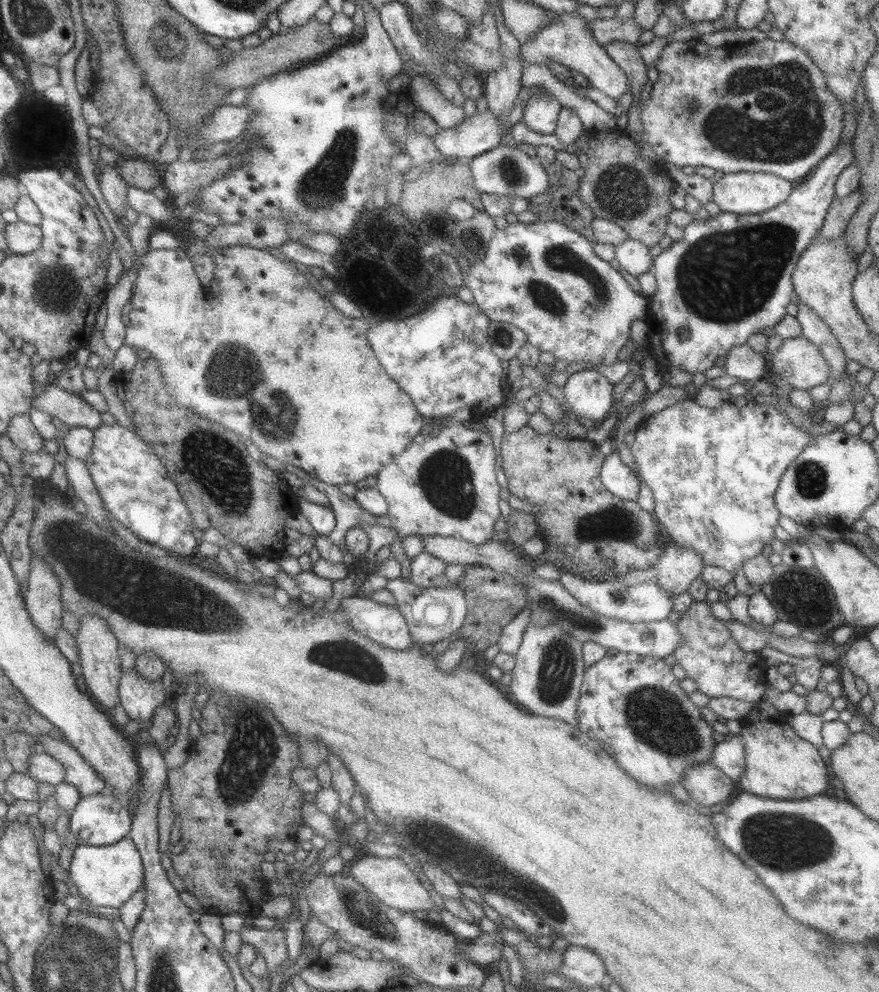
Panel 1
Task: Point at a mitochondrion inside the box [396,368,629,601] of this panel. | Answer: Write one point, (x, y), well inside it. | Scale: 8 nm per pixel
(446, 477)

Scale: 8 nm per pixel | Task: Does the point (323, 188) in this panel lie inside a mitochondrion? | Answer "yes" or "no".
yes

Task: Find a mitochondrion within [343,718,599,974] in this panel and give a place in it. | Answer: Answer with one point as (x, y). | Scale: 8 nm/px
(530, 889)

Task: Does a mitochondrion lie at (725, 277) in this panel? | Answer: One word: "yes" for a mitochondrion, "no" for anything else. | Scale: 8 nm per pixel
yes

